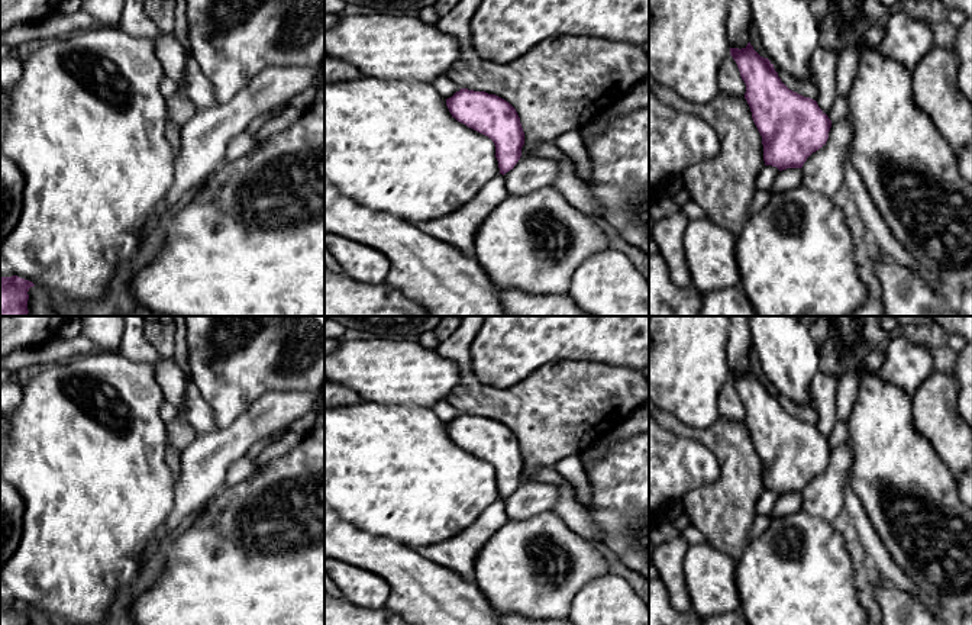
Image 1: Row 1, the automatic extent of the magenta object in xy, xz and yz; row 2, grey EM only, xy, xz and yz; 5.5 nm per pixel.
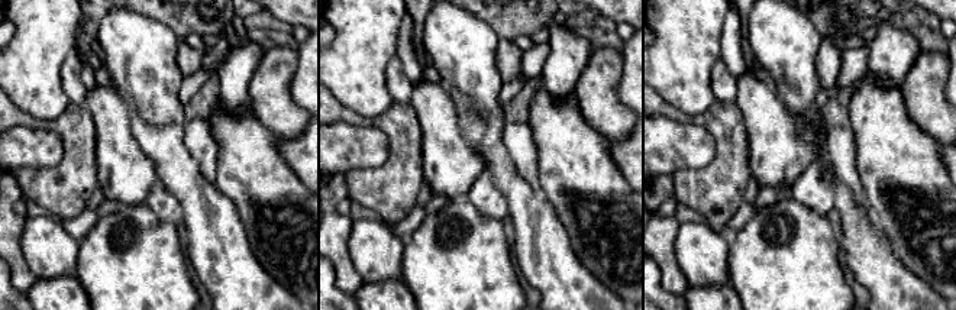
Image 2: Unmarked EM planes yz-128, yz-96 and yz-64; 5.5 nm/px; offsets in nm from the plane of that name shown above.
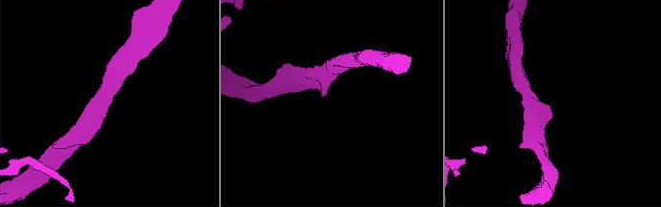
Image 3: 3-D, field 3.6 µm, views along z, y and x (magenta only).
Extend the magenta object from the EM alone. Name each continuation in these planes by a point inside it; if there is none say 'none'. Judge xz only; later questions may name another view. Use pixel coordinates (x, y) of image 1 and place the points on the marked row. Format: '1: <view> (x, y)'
none

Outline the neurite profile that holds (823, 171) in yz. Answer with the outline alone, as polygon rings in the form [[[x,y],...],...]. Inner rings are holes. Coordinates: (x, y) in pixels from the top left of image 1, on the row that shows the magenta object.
[[[852,119],[831,123],[827,142],[804,162],[801,184],[833,199],[845,184],[845,162],[852,139]]]

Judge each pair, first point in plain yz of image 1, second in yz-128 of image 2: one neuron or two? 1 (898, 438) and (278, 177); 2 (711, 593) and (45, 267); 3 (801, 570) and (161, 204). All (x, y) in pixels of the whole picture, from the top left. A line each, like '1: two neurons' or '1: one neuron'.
1: one neuron
2: one neuron
3: two neurons

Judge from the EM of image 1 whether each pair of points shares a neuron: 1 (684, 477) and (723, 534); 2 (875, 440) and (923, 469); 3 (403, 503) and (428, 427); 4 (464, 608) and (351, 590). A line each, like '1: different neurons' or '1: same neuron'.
1: different neurons
2: same neuron
3: same neuron
4: different neurons

